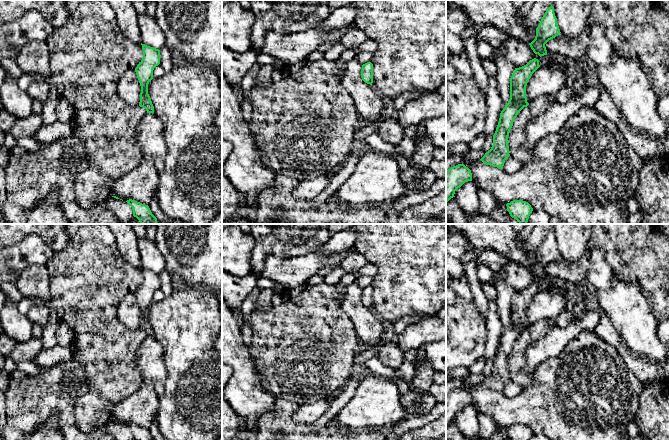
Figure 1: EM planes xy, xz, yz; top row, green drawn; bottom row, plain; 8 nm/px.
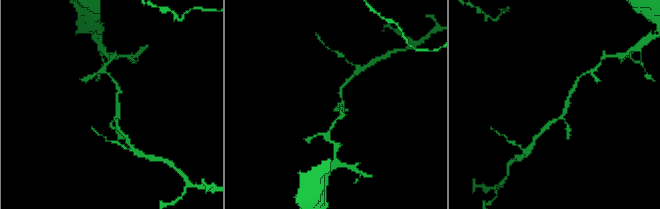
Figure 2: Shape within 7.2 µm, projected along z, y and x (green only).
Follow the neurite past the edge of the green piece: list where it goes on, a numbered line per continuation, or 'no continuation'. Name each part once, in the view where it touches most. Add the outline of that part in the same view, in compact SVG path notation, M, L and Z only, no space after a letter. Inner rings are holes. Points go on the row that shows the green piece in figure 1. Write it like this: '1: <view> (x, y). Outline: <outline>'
no continuation

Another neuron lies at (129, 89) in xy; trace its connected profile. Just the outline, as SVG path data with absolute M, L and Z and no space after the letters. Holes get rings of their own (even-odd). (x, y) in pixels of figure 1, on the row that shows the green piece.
M135 69L128 70L117 84L119 97L129 106L137 107L140 102L141 86Z

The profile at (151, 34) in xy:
M137 14L137 16L141 30L141 43L160 50L166 45L166 38L156 20L148 14Z

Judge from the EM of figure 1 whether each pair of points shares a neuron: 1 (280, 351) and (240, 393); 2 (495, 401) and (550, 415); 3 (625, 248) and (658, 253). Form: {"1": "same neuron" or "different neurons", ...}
{"1": "different neurons", "2": "same neuron", "3": "same neuron"}

